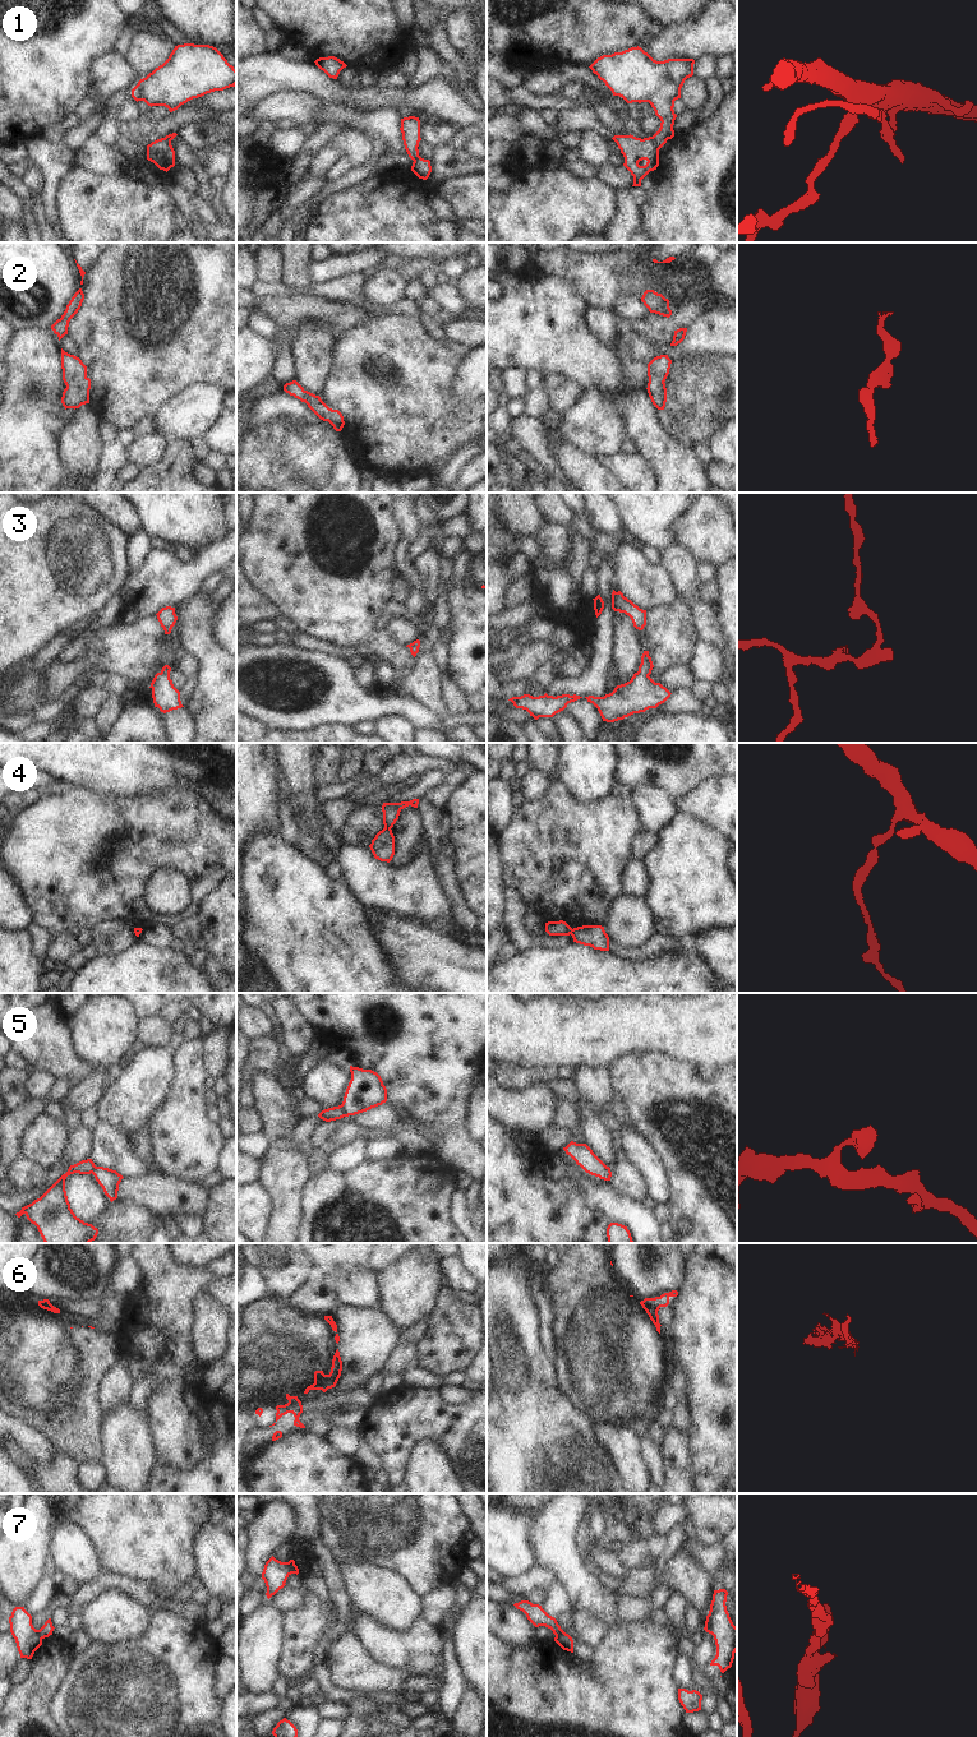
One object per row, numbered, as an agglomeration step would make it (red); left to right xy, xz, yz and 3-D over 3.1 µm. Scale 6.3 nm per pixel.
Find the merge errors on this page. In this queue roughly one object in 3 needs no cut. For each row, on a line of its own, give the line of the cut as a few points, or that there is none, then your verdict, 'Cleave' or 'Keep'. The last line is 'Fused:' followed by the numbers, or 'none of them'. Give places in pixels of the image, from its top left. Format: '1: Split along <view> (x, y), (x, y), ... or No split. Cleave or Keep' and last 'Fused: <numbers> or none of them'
1: Split along yz (650, 137), (659, 148). Cleave
2: No split. Keep
3: No split. Keep
4: Split along xz (385, 826), (390, 828). Cleave
5: Split along xz (341, 1104), (346, 1116). Cleave
6: Split along xz (298, 1399), (289, 1401). Cleave
7: Split along xz (287, 1562), (287, 1567), (293, 1572). Cleave
Fused: 1, 4, 5, 6, 7.

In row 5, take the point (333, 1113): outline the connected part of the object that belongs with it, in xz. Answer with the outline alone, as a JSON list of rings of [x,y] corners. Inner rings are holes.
[[[342,1105],[338,1107],[333,1107],[333,1108],[328,1108],[322,1110],[318,1117],[326,1122],[331,1122],[331,1121],[336,1121],[336,1119],[341,1119],[344,1117],[346,1117]]]

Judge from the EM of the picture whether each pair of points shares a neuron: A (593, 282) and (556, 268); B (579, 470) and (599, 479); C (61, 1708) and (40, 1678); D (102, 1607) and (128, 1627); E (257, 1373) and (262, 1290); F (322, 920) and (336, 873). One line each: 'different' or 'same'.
A: same
B: same
C: different
D: same
E: different
F: different

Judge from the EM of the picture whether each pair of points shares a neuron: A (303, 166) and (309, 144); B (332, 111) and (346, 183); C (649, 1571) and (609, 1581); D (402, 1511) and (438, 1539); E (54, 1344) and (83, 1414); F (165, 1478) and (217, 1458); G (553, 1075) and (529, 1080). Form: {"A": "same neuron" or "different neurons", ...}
{"A": "different neurons", "B": "different neurons", "C": "different neurons", "D": "same neuron", "E": "same neuron", "F": "same neuron", "G": "same neuron"}

